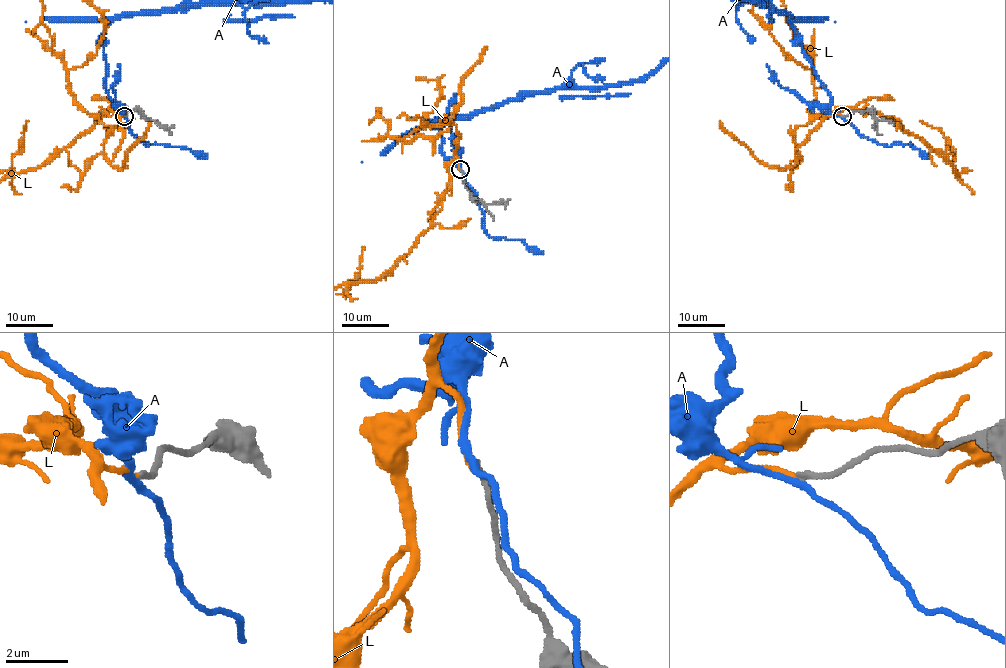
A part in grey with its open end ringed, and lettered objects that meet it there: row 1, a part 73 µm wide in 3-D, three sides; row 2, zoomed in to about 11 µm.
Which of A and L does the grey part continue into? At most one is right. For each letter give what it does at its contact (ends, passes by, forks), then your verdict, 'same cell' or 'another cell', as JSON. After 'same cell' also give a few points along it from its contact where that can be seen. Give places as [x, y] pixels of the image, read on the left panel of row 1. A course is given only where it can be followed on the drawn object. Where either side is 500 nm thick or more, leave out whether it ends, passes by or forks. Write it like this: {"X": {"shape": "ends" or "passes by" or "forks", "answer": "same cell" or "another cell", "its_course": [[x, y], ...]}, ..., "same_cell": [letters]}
{"A": {"shape": "passes by", "answer": "another cell"}, "L": {"shape": "ends", "answer": "same cell"}, "same_cell": ["L"]}

